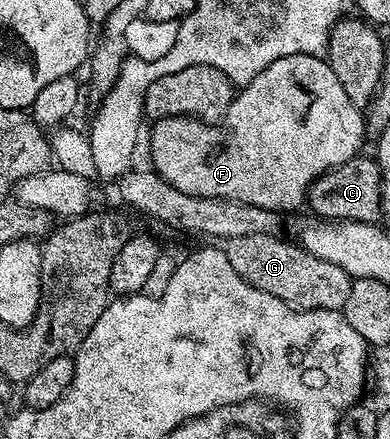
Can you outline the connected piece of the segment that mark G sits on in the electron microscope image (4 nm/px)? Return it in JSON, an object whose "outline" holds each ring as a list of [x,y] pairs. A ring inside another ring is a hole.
{"outline":[[[243,234],[243,238],[224,241],[223,251],[227,254],[227,262],[235,266],[235,274],[239,274],[239,278],[267,294],[275,294],[275,298],[287,302],[292,308],[300,308],[303,312],[342,311],[351,295],[353,277],[347,274],[347,270],[335,266],[335,262],[315,258],[300,243],[293,241],[292,244],[281,238],[277,234]]]}

